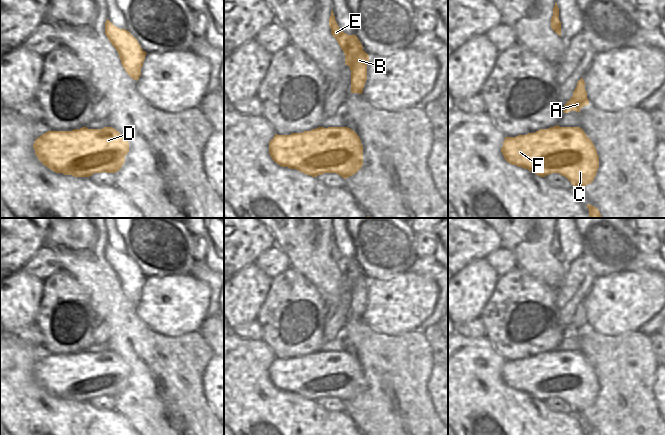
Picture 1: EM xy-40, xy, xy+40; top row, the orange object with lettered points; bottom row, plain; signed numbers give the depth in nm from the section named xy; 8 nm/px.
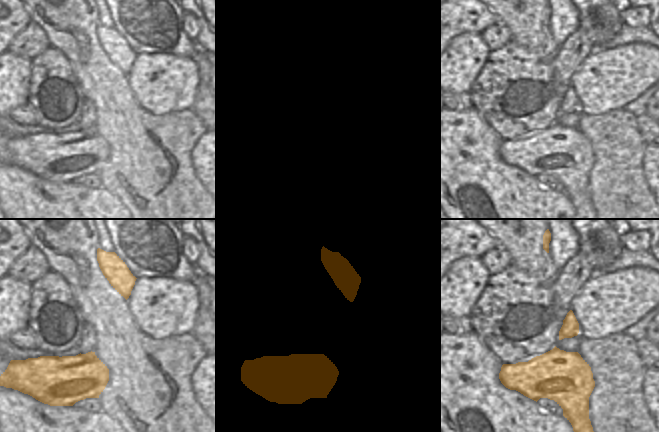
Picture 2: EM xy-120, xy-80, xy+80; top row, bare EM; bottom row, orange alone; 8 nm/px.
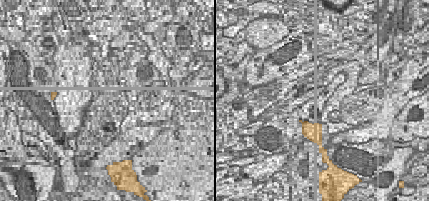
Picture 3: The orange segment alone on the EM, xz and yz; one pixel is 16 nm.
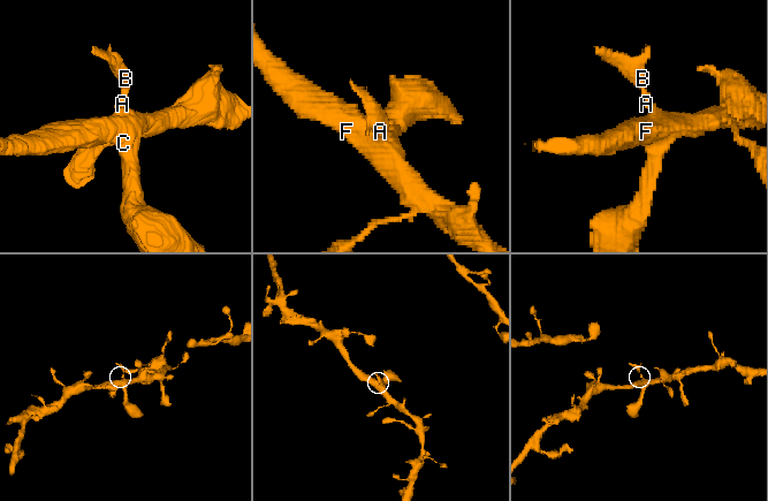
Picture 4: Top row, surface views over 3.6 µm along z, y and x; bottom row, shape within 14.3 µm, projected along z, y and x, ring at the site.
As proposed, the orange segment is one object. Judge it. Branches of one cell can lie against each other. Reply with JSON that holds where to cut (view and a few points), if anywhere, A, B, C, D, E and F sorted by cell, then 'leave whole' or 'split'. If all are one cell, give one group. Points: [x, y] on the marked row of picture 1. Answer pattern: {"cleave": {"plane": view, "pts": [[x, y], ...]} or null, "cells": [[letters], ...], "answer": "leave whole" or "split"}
{"cleave": {"plane": "xy", "pts": [[351, 86], [357, 86], [362, 89]]}, "cells": [["A", "C", "D", "F"], ["B", "E"]], "answer": "split"}

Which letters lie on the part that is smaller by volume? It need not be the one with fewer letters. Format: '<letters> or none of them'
B, E

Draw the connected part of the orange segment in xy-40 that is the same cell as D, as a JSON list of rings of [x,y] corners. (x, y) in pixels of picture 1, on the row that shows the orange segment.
[[[82,127],[72,131],[48,131],[38,137],[33,148],[39,161],[56,173],[74,177],[90,177],[94,173],[116,173],[125,162],[129,142],[116,129],[88,129]]]

